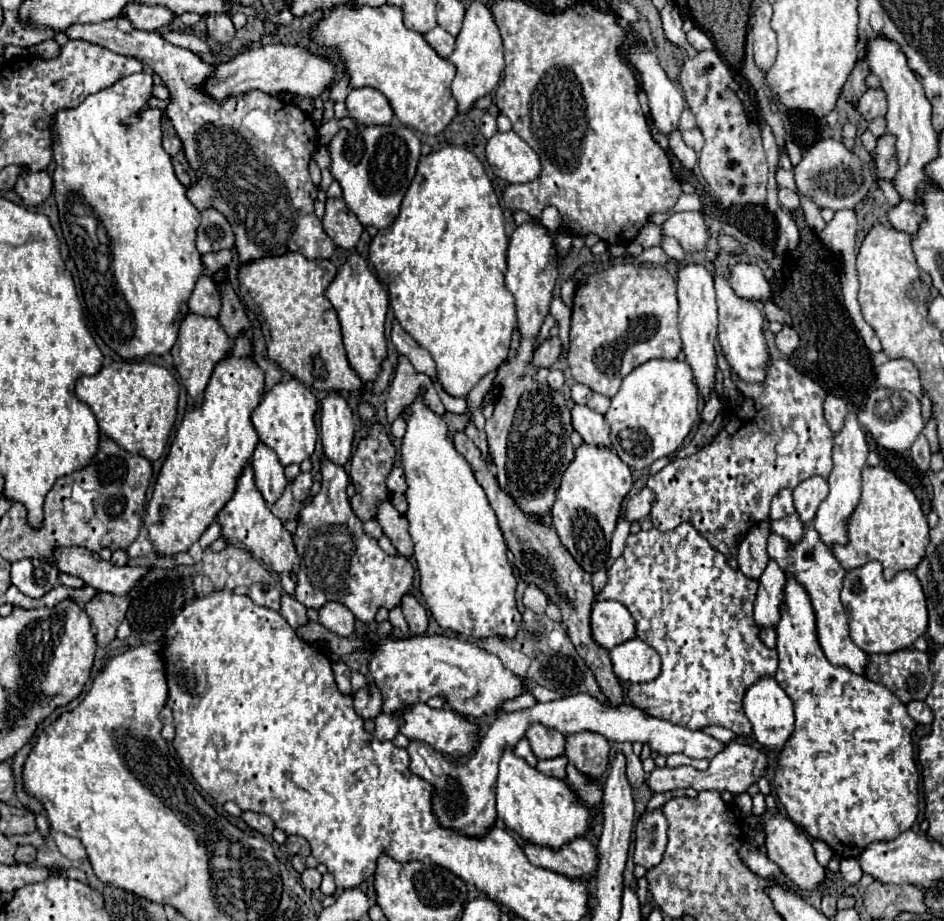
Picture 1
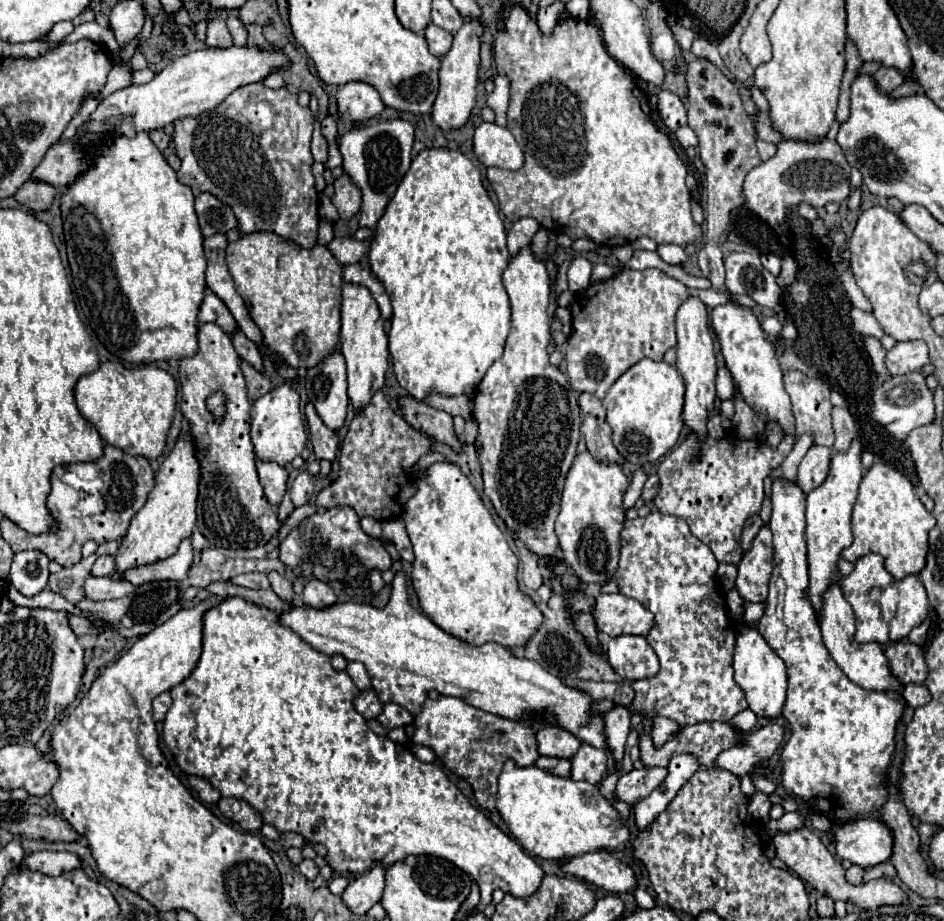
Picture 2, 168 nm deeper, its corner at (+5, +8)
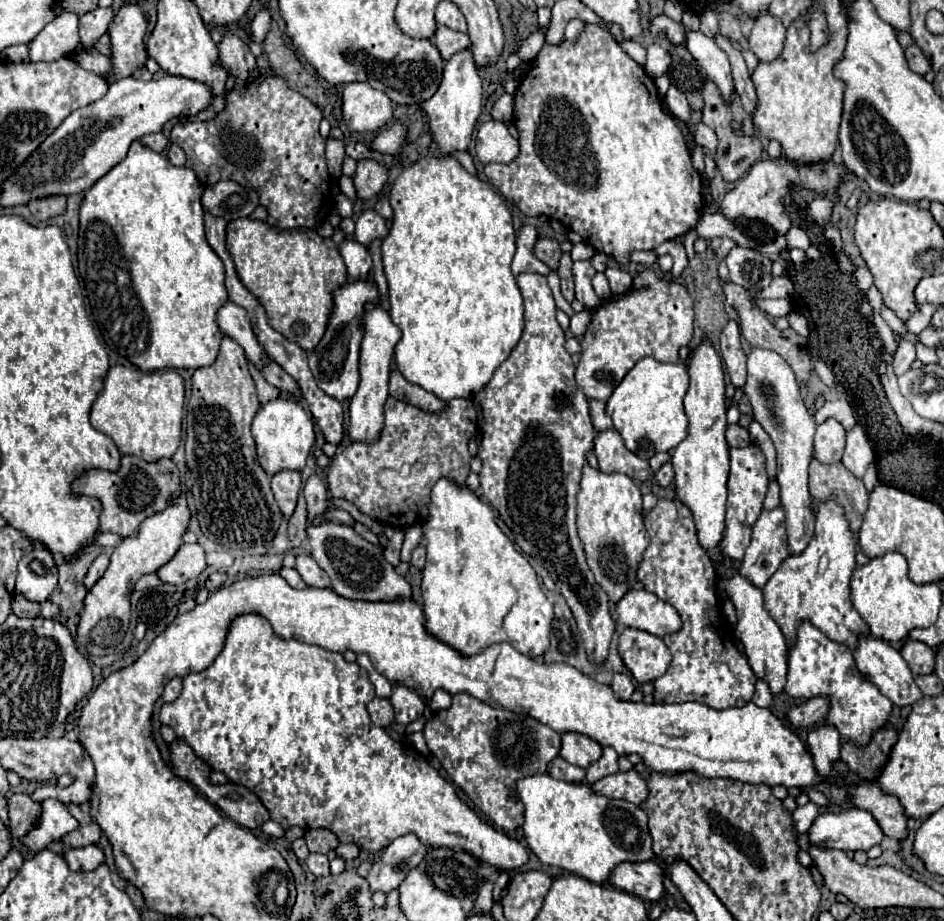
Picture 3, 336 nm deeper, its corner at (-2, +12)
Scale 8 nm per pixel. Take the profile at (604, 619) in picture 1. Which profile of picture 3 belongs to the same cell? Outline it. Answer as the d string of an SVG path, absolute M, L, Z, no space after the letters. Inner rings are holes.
M628 590L614 604L614 616L618 624L650 632L658 638L676 632L682 626L678 612L646 590Z

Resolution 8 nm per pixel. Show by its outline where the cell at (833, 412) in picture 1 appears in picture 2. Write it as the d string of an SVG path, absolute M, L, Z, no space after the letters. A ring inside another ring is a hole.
M833 408L831 412L833 416L833 430L835 430L835 444L833 444L833 450L835 452L847 452L851 442L855 440L857 436L857 426L849 414L847 408Z

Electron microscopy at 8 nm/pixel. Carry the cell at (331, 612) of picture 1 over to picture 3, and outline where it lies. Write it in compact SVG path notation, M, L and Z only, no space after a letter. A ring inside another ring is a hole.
M296 556L296 570L308 586L314 586L314 588L330 588L332 586L328 580L328 574L310 556Z

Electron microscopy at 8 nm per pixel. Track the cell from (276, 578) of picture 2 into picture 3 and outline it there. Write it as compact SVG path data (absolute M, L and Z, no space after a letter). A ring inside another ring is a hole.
M280 568L280 572L278 572L292 588L304 588L306 584L304 584L304 580L300 578L300 574L294 570L294 568Z

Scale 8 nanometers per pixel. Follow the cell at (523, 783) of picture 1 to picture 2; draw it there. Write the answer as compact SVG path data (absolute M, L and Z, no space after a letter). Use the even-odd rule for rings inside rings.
M507 760L501 776L499 776L499 792L497 792L497 810L501 818L505 820L509 832L513 838L533 856L539 856L543 860L555 860L565 862L577 856L583 856L587 852L597 850L611 850L611 852L623 852L629 846L629 828L621 814L613 808L613 804L599 792L597 786L589 782L573 782L571 778L559 778L553 774L547 774L539 770L537 766L519 768L513 764L513 760Z

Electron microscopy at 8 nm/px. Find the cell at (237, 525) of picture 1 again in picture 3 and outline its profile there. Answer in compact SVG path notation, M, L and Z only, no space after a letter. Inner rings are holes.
M230 336L222 338L218 358L212 366L194 370L192 376L192 396L188 400L186 412L186 464L190 468L190 492L196 504L196 518L202 532L224 548L250 548L262 546L266 540L272 540L282 522L282 512L272 496L270 478L260 468L256 460L256 442L250 434L252 418L260 408L256 396L254 380L248 372L248 360L240 344Z

